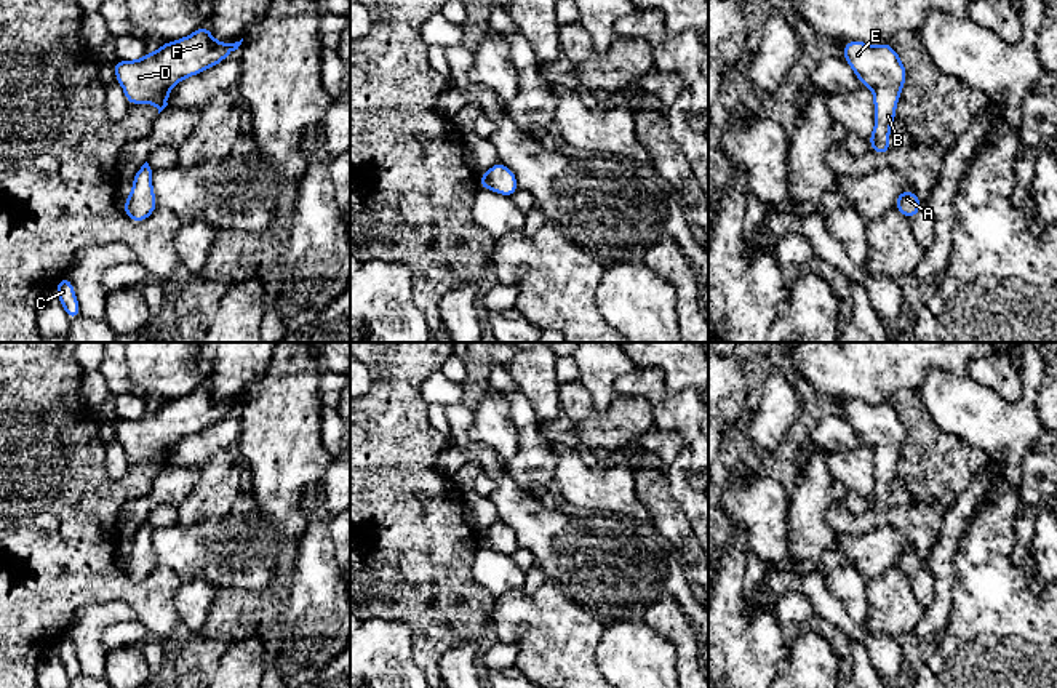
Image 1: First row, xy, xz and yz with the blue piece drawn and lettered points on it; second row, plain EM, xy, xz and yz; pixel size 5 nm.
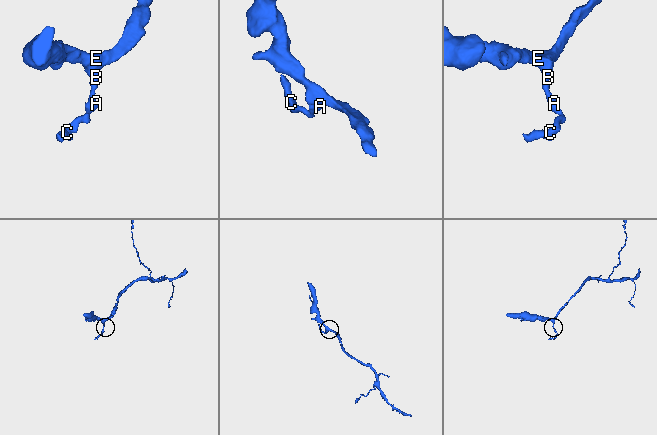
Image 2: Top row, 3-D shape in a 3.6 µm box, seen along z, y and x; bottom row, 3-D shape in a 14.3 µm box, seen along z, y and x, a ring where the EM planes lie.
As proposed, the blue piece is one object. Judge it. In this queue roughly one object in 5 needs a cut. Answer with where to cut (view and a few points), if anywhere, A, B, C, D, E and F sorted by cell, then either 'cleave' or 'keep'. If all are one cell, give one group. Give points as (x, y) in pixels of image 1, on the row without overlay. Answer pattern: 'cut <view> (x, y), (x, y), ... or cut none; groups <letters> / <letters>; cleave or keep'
cut none; groups A B C D E F; keep

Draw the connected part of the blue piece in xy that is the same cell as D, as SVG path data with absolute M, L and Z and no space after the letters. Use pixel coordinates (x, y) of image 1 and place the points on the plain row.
M205 382L184 397L165 400L155 411L146 411L138 419L115 418L112 424L128 462L147 461L160 472L168 464L174 443L214 426L238 408L241 400L243 397L235 402L221 402Z

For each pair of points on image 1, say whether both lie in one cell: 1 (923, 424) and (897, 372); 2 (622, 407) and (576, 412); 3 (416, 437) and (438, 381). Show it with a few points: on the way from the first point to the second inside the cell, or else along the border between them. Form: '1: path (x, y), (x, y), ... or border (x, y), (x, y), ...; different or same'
1: border (915, 389), (901, 389), (888, 400); different
2: path (611, 416), (587, 416); same
3: border (438, 368), (422, 384), (422, 399), (427, 405); different

